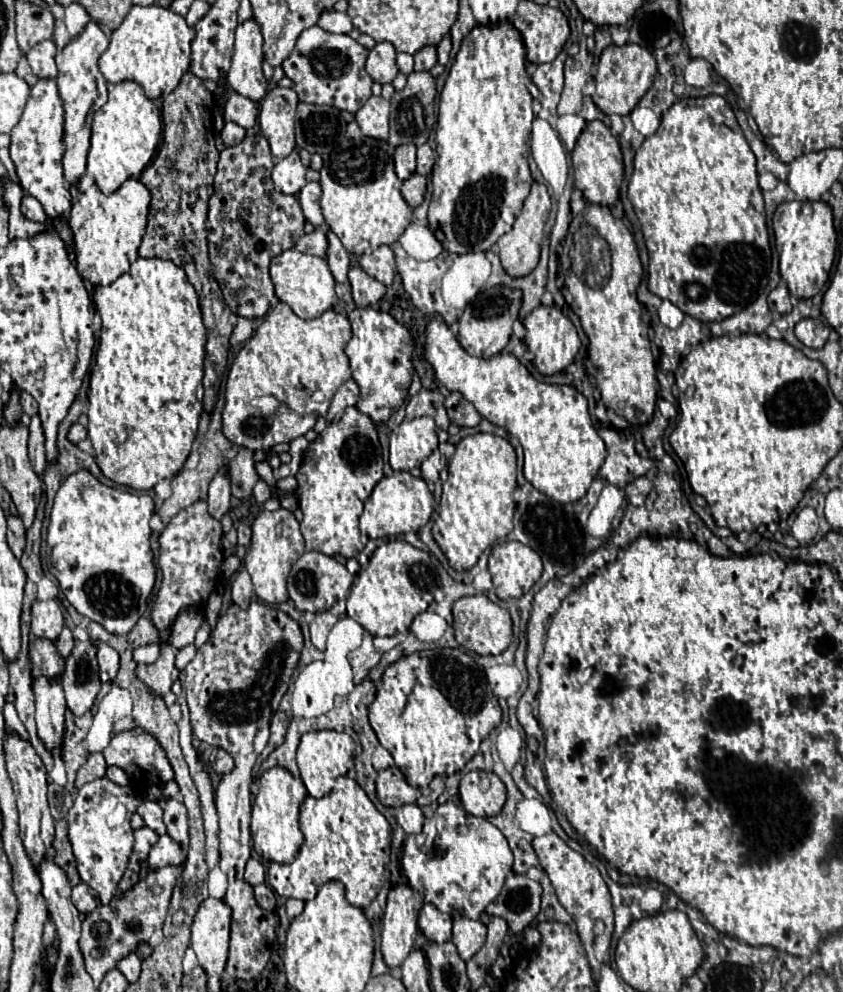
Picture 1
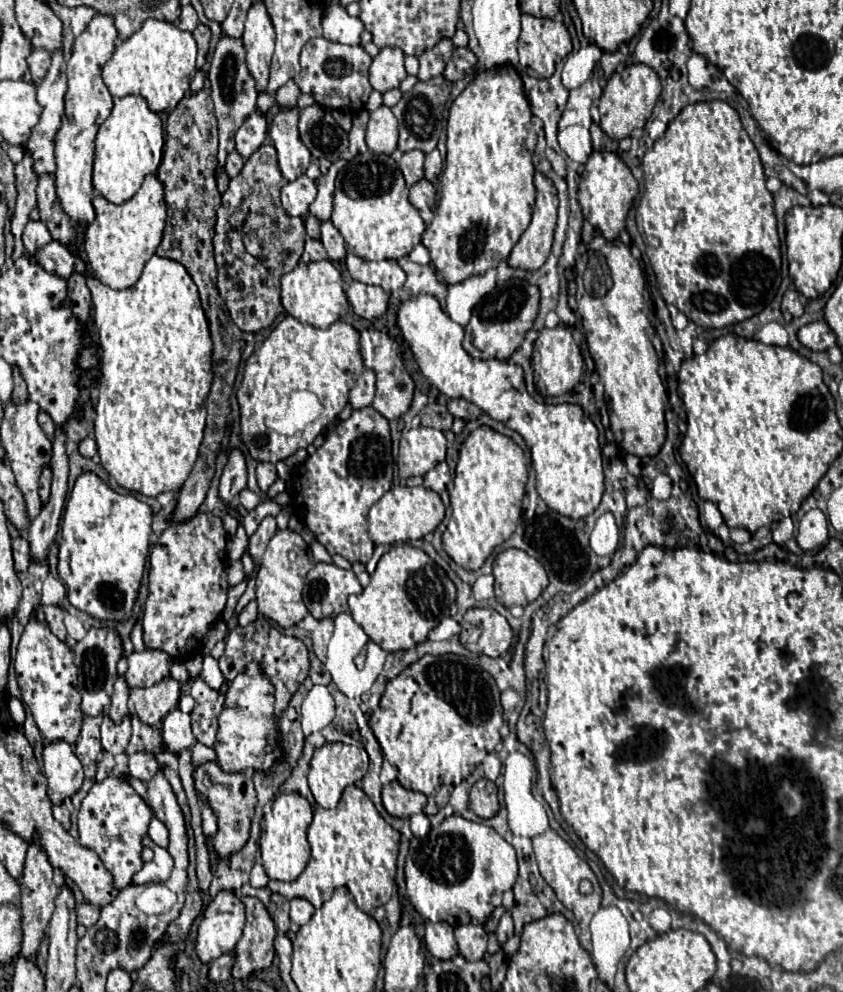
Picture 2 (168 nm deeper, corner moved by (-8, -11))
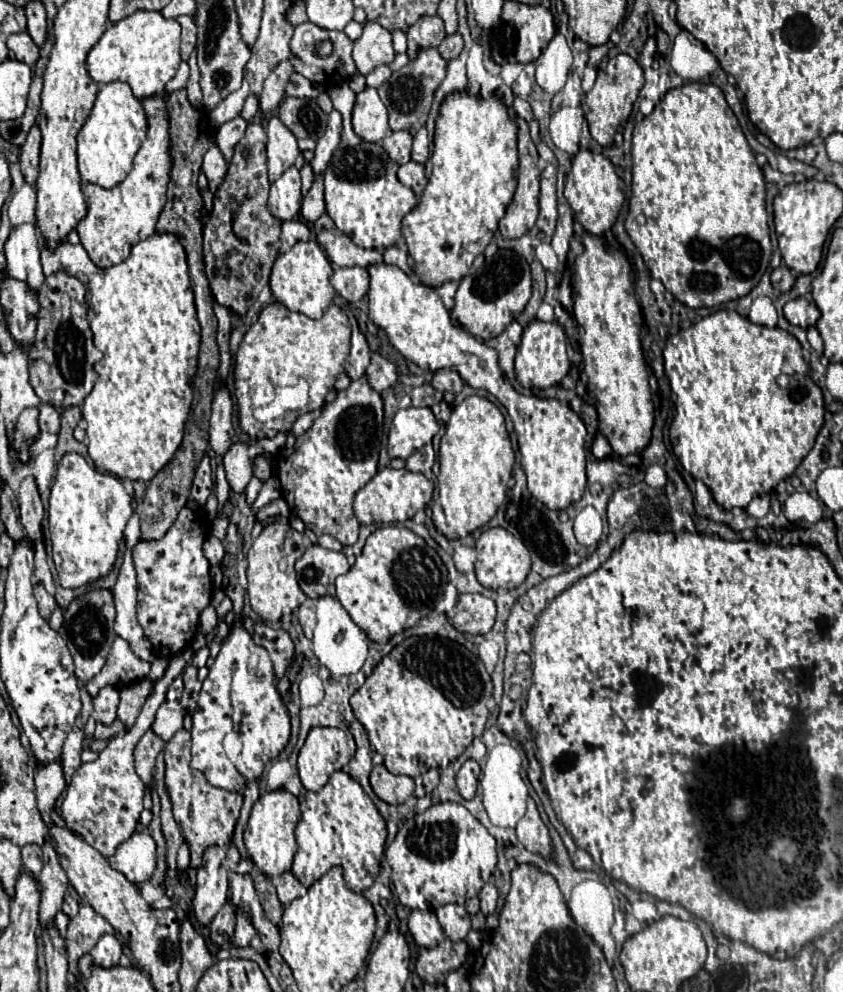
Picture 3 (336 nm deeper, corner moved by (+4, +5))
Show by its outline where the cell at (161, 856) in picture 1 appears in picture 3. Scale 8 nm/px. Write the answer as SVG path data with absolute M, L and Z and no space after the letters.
M135 832L131 840L123 842L115 856L109 858L111 868L119 870L127 880L133 884L141 884L149 880L157 866L157 852L155 852L155 840L149 832Z

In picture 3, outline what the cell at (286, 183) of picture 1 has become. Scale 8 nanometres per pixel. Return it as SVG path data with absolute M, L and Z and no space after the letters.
M295 166L285 170L269 192L269 210L279 220L291 220L301 208L301 176Z

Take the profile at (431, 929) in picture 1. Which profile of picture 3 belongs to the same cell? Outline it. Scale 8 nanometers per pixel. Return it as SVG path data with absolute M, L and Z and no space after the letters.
M413 910L409 916L409 932L413 934L415 942L423 948L433 948L445 940L443 928L433 912Z

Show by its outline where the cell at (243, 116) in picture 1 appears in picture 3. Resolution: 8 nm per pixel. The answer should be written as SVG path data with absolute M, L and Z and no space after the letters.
M237 116L237 118L225 122L223 126L219 126L219 130L217 130L217 134L215 134L215 142L217 142L217 146L221 148L221 152L223 152L223 156L225 156L227 162L229 162L231 156L233 156L235 144L243 138L245 128L247 128L247 120L241 118L241 116Z

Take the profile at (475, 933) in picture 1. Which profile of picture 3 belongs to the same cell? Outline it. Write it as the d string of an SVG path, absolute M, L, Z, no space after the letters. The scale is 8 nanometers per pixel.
M445 904L441 908L435 910L439 924L445 932L445 936L453 942L461 942L465 940L467 932L471 930L471 916L467 914L467 910L459 904Z

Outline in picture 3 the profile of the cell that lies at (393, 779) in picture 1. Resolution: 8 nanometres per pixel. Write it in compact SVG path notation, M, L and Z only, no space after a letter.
M375 766L369 780L373 792L387 804L403 804L415 790L413 778L395 776L385 766Z

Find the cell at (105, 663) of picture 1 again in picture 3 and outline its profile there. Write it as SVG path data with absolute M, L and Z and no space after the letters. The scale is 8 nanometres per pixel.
M105 686L99 690L99 694L93 698L95 718L101 724L111 724L117 718L117 704L119 704L119 690Z

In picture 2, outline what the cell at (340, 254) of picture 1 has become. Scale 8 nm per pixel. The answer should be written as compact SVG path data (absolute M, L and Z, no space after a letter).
M329 220L321 222L321 242L327 248L327 254L329 254L331 260L343 262L343 258L345 258L345 242L343 242L343 236L339 234L339 230Z

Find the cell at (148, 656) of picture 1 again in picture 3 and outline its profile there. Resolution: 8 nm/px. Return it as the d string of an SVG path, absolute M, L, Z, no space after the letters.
M115 638L111 650L109 650L109 658L103 666L103 670L87 684L87 690L91 692L91 696L95 696L99 692L99 688L111 684L115 688L123 688L135 680L143 680L149 674L151 664L141 660L129 646L127 640L123 638Z

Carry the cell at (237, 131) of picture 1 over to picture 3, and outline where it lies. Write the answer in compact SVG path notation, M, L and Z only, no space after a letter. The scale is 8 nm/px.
M213 144L205 158L203 158L203 170L207 174L207 180L209 180L209 190L215 192L219 188L219 184L223 182L223 176L227 172L227 162L223 158L223 152L219 150L217 144Z

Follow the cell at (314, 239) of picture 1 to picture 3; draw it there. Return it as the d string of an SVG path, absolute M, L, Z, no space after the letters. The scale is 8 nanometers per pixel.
M299 220L283 222L283 226L281 226L281 254L291 250L293 244L307 240L307 238L309 238L309 228L303 222L299 222Z

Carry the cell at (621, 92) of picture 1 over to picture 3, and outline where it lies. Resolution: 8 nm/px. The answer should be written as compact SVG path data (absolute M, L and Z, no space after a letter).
M617 54L613 58L607 60L607 64L603 68L599 68L597 72L597 80L591 92L587 92L585 96L585 118L589 122L589 130L591 136L601 144L601 146L609 146L613 142L613 136L617 132L617 128L621 126L623 120L627 120L627 116L633 110L633 102L637 100L639 90L645 84L645 76L641 66L637 64L637 60L633 60L629 54Z

